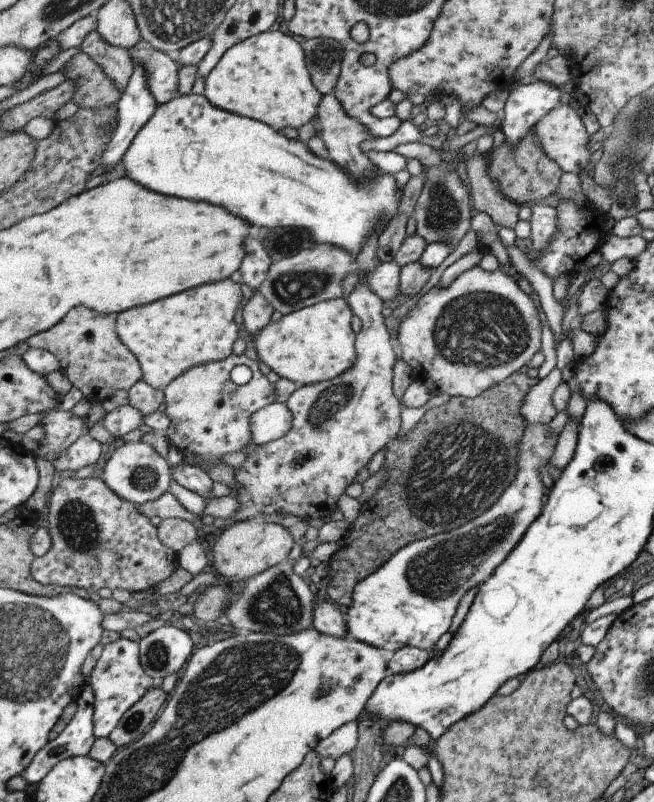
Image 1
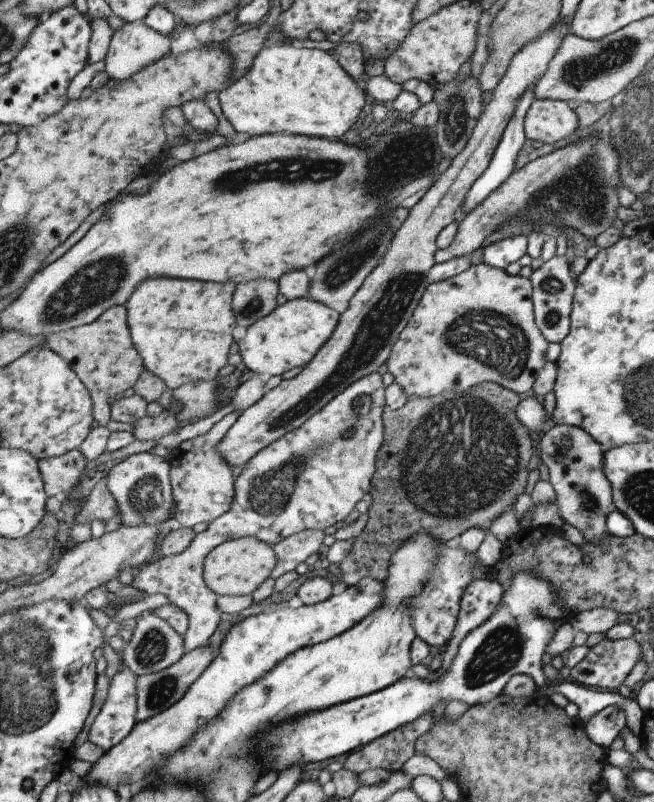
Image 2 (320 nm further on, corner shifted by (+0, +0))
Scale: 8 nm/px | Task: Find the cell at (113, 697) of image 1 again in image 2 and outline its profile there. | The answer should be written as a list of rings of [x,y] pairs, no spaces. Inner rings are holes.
[[[124,664],[123,670],[110,678],[108,695],[104,705],[99,709],[88,732],[88,741],[101,750],[109,750],[115,746],[133,728],[136,723],[136,698],[134,691],[135,675]]]

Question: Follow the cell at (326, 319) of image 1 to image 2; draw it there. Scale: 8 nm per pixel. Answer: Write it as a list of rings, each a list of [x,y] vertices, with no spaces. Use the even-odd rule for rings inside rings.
[[[309,297],[285,301],[263,318],[251,323],[246,328],[243,338],[237,340],[242,362],[251,372],[257,375],[269,374],[271,377],[283,374],[295,366],[303,367],[331,336],[339,315],[333,309]]]

